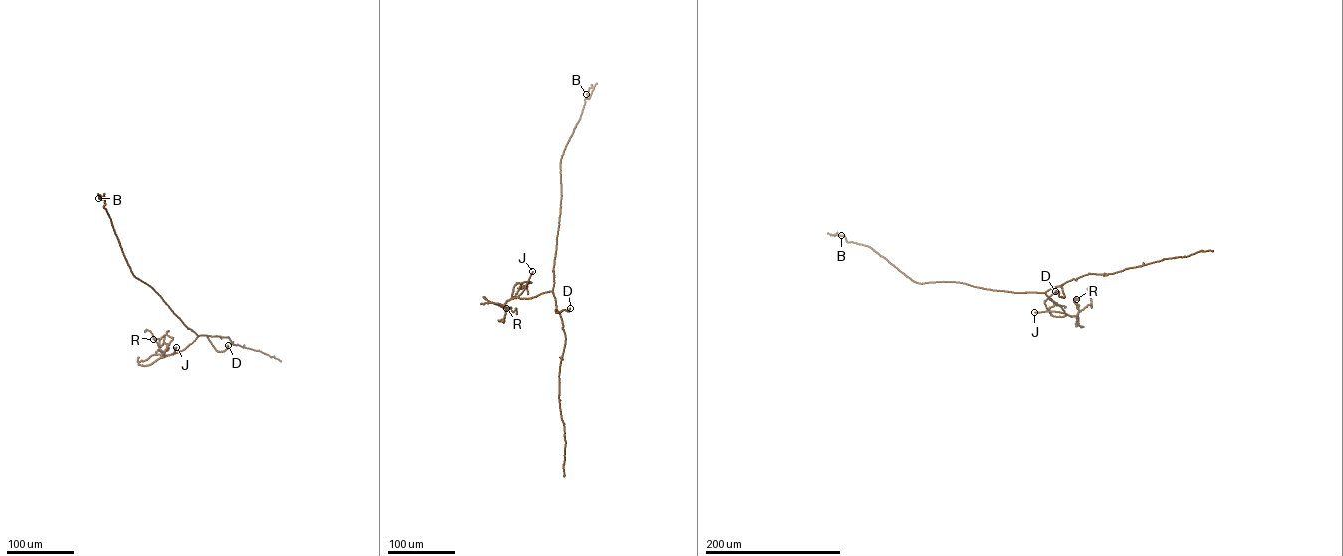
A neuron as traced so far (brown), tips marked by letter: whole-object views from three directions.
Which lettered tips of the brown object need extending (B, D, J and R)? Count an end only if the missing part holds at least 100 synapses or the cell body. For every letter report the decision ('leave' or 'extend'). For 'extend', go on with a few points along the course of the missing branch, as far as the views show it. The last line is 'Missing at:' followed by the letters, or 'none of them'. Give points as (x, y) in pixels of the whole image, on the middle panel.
B: leave
D: leave
J: extend; course (532, 271), (531, 259), (519, 263), (524, 255)
R: leave
Missing at: J

